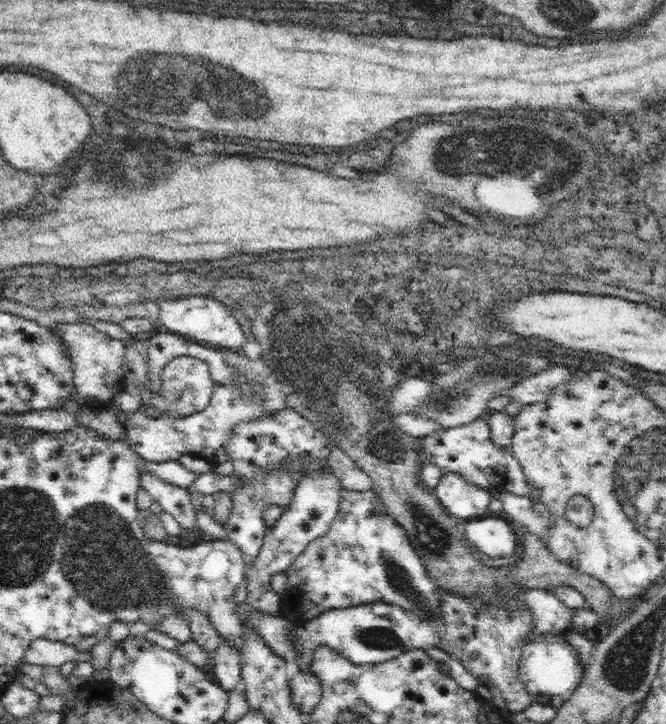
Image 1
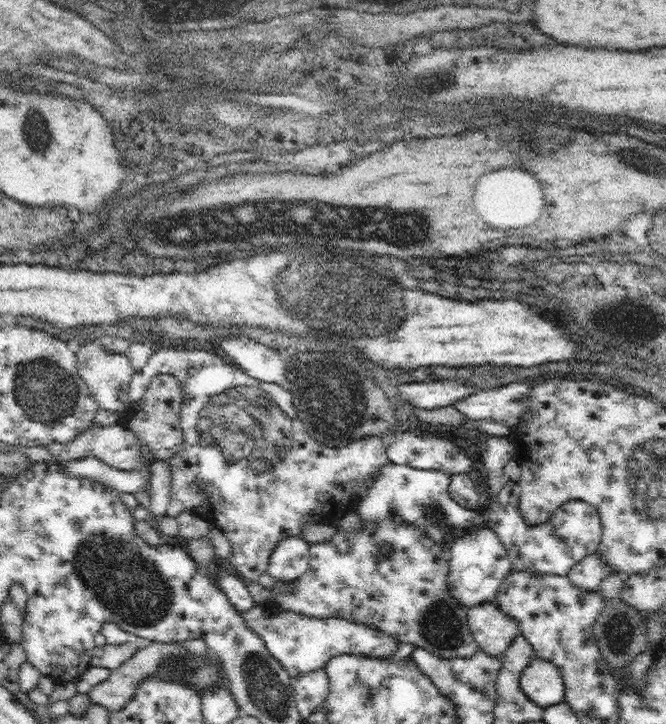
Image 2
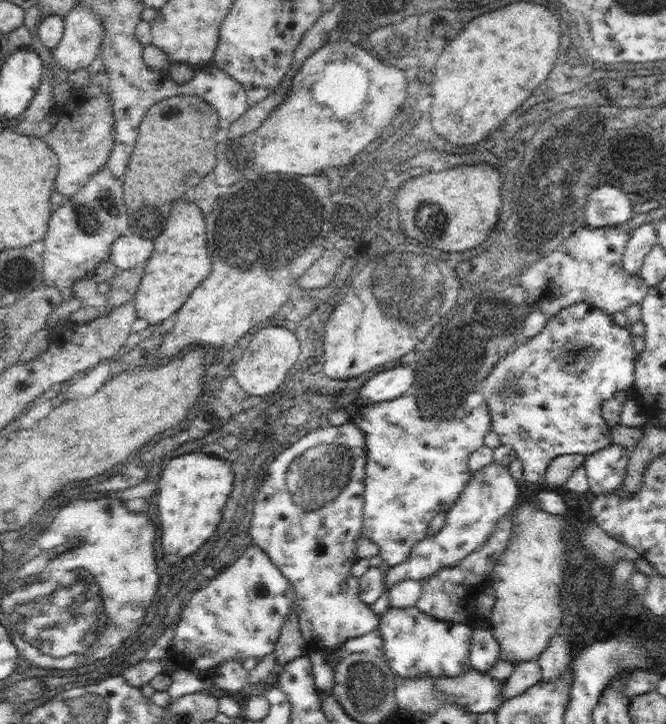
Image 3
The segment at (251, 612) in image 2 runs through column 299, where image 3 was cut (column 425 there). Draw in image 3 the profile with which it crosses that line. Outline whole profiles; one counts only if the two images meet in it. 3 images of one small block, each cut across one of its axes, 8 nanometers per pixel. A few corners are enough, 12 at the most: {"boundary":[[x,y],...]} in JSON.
{"boundary":[[390,606],[377,629],[398,677],[456,677],[472,628]]}

